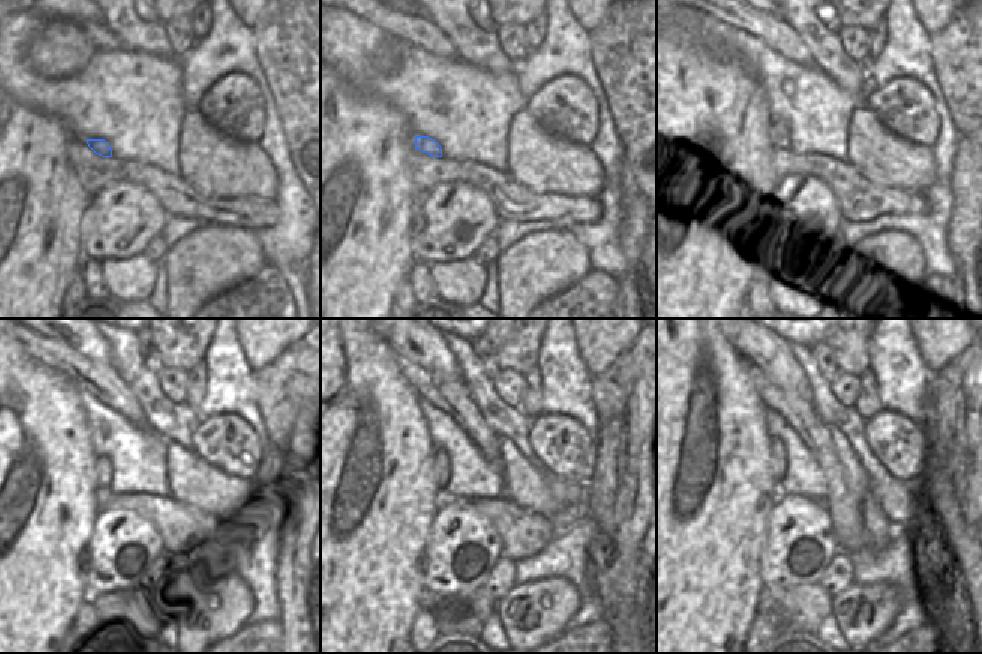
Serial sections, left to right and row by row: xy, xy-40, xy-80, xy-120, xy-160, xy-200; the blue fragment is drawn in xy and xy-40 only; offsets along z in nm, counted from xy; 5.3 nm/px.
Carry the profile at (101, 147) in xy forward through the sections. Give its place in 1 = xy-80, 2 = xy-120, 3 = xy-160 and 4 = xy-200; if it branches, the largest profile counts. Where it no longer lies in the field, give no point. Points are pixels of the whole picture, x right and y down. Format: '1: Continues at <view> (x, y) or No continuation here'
1: Continues at xy-80 (775, 134)
2: Continues at xy-120 (104, 467)
3: Continues at xy-160 (441, 467)
4: Continues at xy-200 (775, 446).

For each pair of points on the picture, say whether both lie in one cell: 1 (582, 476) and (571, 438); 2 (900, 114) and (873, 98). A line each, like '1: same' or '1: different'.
1: same
2: same

